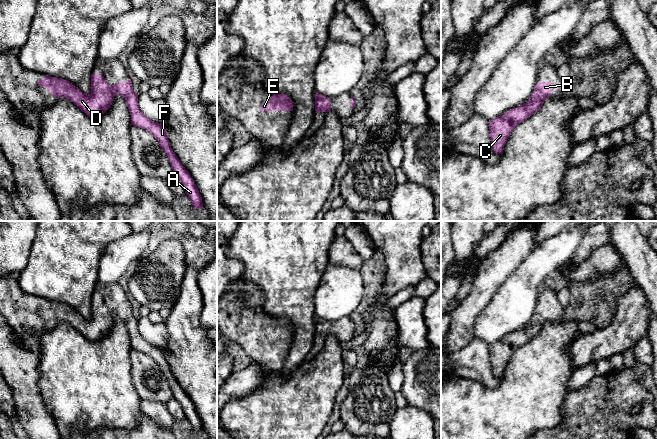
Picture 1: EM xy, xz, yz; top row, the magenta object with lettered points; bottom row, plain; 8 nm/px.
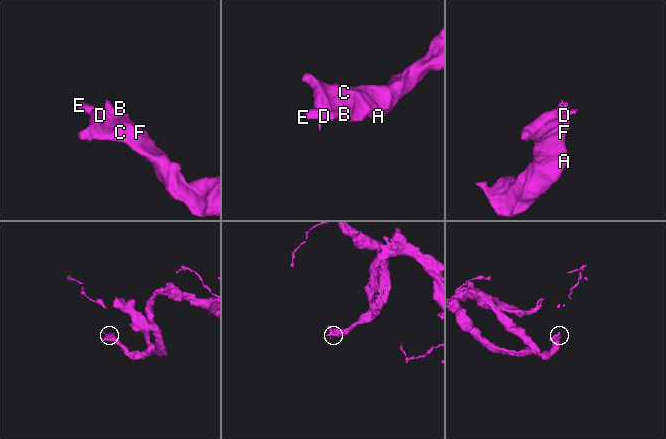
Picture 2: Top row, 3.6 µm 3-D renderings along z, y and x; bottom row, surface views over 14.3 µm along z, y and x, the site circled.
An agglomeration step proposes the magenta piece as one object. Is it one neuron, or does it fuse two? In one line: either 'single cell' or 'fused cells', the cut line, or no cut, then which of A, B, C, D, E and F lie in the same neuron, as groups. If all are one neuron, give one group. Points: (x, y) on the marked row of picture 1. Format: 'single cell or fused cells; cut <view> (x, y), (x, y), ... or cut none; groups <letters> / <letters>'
single cell; cut none; groups A B C D E F

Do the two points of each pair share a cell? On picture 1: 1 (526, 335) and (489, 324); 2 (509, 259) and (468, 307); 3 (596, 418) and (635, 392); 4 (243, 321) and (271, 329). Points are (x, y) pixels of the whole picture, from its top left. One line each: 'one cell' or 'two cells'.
1: two cells
2: one cell
3: one cell
4: one cell

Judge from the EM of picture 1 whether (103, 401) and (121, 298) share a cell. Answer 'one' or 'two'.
two

